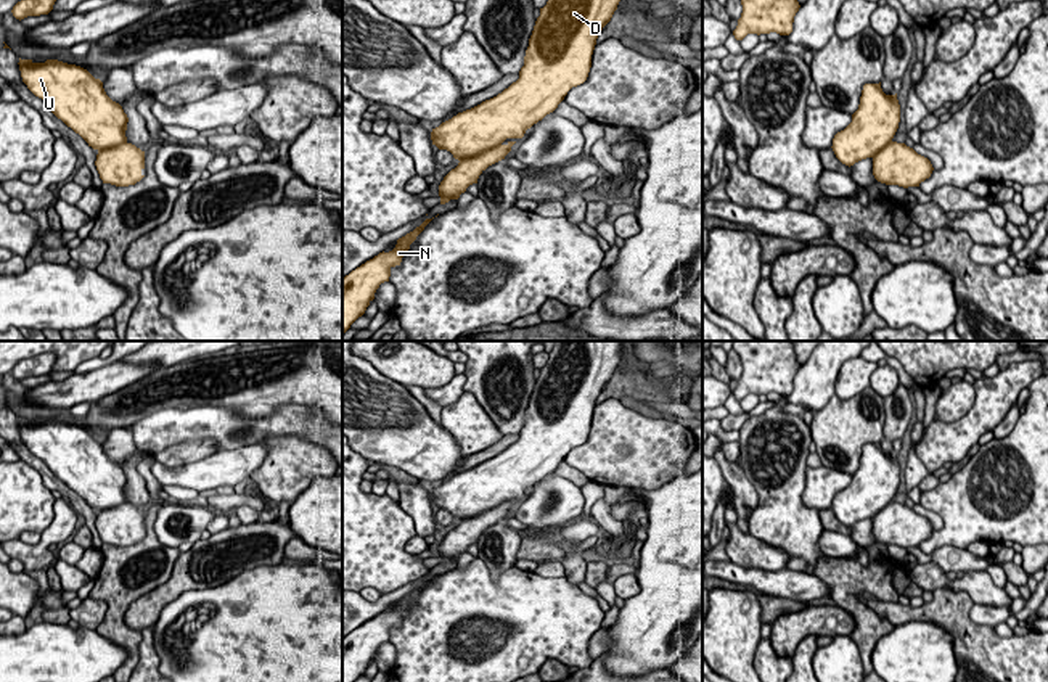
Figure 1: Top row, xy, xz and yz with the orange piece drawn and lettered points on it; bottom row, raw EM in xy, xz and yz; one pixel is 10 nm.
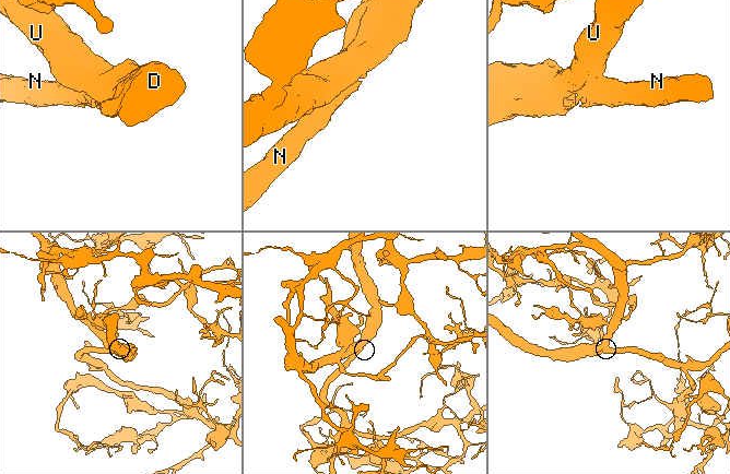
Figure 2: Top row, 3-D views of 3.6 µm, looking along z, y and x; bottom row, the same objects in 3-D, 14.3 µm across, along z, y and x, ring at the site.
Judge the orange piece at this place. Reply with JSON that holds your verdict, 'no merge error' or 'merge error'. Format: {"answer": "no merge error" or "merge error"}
{"answer": "no merge error"}

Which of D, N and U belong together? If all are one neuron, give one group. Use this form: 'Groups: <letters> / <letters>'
Groups: D N U

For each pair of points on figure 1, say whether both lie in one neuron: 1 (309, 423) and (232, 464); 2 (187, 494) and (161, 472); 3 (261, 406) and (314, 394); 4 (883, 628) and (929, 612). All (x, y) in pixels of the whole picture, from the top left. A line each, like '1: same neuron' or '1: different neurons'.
1: different neurons
2: different neurons
3: same neuron
4: different neurons

